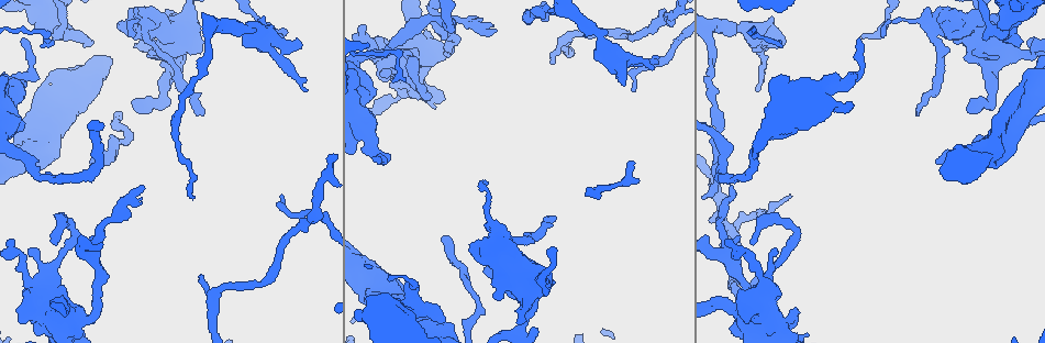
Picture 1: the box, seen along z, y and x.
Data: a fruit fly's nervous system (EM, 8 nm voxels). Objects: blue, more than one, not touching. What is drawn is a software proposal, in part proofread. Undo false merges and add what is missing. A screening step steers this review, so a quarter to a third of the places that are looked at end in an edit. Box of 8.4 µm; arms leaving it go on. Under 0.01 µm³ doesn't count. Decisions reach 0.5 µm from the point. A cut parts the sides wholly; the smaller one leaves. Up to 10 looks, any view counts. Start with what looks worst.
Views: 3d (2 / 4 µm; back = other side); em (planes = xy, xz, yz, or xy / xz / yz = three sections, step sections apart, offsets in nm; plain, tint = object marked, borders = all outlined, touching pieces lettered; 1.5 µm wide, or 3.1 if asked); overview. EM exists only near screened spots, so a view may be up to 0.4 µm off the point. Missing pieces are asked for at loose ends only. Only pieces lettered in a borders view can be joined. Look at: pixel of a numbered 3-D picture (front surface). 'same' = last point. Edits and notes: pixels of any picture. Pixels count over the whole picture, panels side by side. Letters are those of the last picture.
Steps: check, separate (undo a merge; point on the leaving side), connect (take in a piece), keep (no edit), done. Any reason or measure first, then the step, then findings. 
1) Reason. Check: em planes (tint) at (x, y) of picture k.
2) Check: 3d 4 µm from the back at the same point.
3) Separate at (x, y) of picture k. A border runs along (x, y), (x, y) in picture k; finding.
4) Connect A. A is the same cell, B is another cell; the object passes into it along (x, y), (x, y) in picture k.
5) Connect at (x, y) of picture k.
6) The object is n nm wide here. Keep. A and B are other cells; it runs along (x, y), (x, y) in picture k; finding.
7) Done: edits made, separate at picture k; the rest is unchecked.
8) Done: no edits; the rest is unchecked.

Free end. Check: 3d 4 µm at (376, 161) of picture 1.

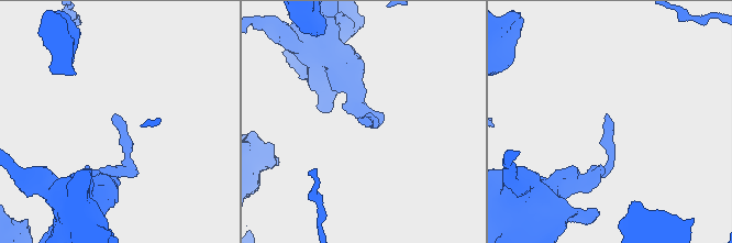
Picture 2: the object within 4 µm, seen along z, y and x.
Check: em planes (borders) at (607, 113) of picture 2.

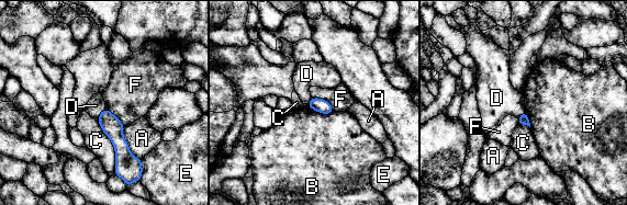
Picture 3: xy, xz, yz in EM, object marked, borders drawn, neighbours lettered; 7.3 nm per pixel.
Keep. A, B, C, D, E and F are other cells; a border runs along (312, 97), (325, 99), (334, 111) in picture 3; none of them fits.

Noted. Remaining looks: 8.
Thick turns thin. Check: 3d 4 µm at (259, 35) of picture 1.

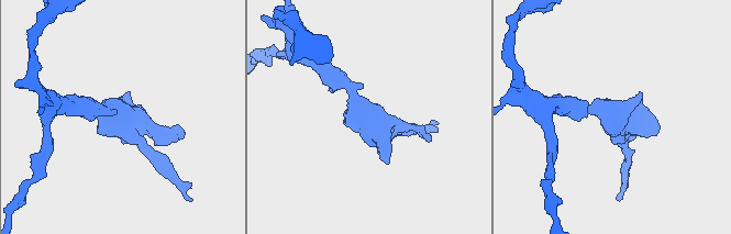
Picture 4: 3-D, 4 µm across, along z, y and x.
Need the tissue. Check: em planes (borders) at (613, 118) of picture 4.

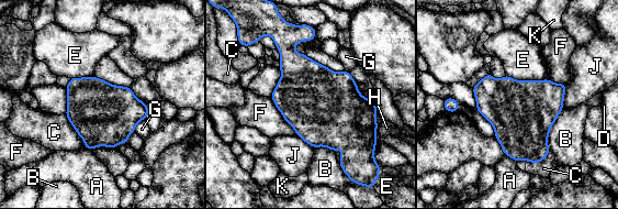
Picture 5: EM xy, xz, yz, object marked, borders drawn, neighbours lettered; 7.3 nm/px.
Keep. A, B, C, D, E, F, G, H, J and K are other cells; one neuron here.

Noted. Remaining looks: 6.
Abrupt turn. Check: em xy step 4 (tint) at (498, 238) of picture 1.

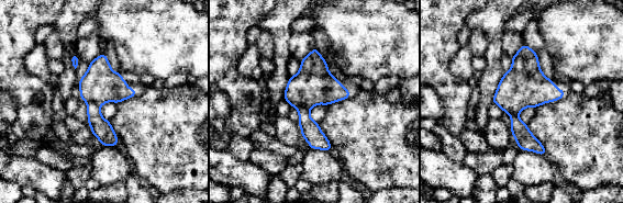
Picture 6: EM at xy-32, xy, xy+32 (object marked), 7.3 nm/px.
Check: em planes (borders) at the same point.

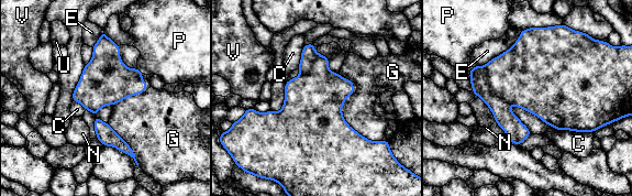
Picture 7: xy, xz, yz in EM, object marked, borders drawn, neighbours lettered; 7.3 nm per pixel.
The object is 360 nm wide here; the longest contact is with E, 460 nm. Separate at (500, 108) of picture 7. C, E, G, N, P, U and V are other cells; a second neuron is stuck on.

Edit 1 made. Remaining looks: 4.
See it whole again. Check: overview.

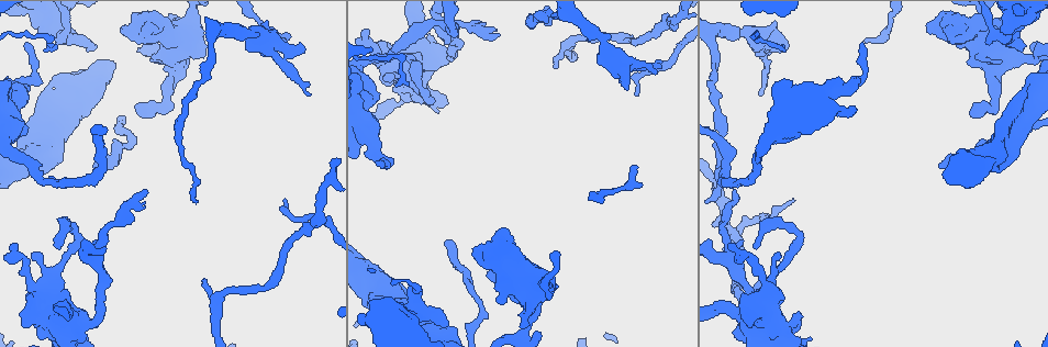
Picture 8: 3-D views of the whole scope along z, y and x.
An open end. Check: em planes (borders) at (95, 48) of picture 8.

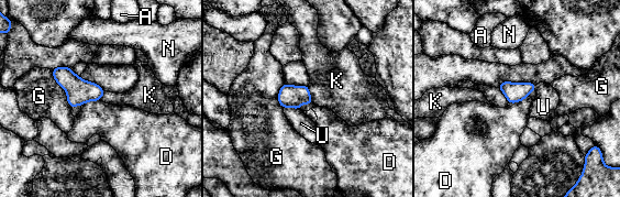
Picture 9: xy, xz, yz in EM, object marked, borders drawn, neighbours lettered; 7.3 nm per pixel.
The object is 140 nm wide here. Connect U. U is the same cell, A, D, G, K and N are other cells; the neuron continues.

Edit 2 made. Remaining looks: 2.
Done: edits made, separate at picture 7, connect at picture 9; the rest is unchecked.

